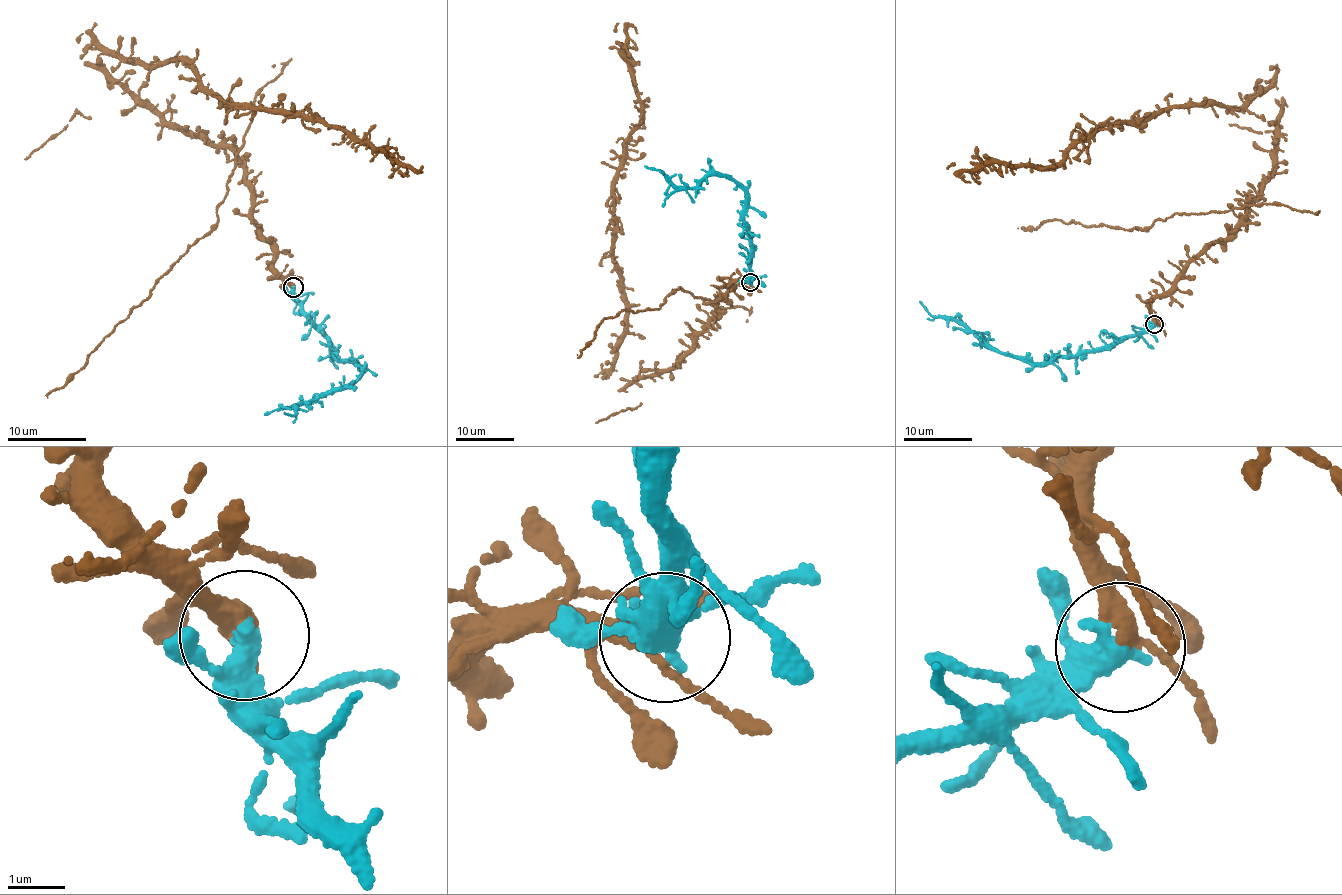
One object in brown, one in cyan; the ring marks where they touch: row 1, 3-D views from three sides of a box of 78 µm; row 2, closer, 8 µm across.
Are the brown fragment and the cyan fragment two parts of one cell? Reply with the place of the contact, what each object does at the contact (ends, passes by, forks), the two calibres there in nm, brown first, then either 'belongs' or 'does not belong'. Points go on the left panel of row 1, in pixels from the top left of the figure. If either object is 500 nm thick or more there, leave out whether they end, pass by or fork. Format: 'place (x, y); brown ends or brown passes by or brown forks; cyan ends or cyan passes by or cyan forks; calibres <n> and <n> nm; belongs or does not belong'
place (293, 287); brown passes by; cyan passes by; calibres 280 and 360 nm; belongs

